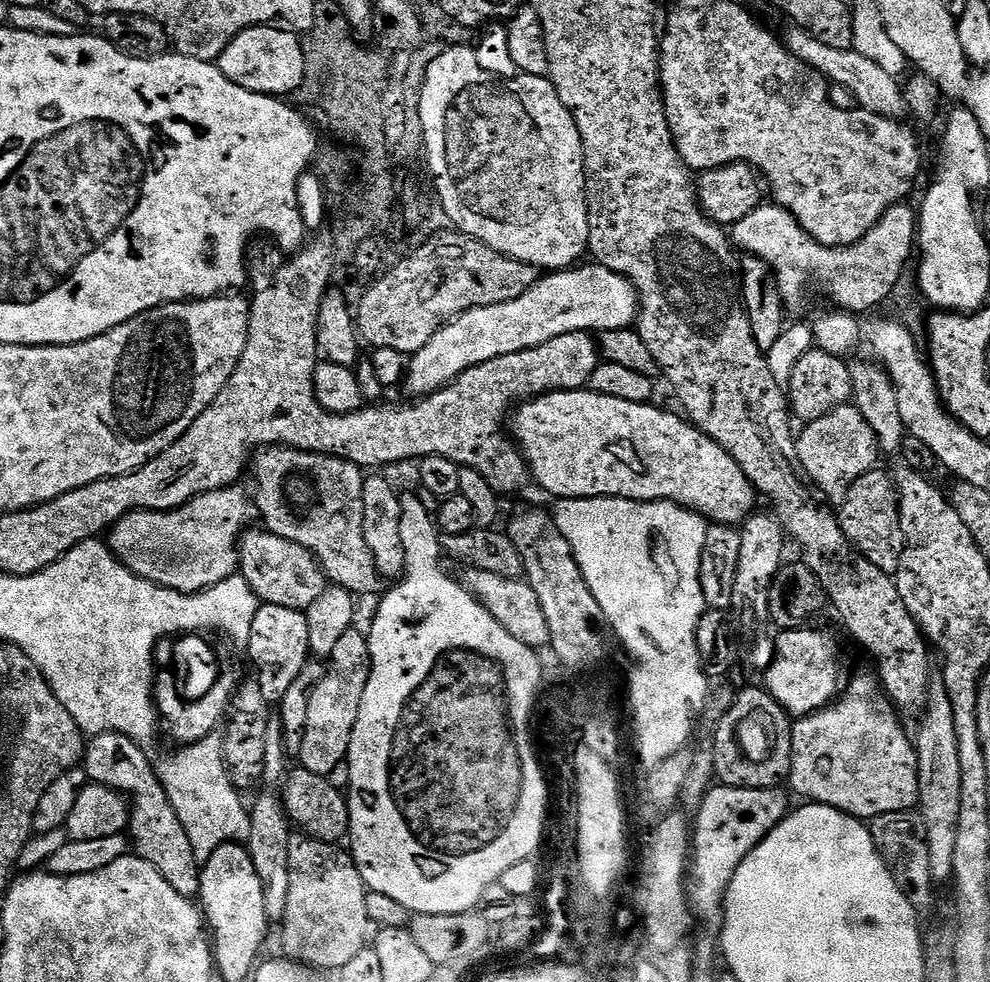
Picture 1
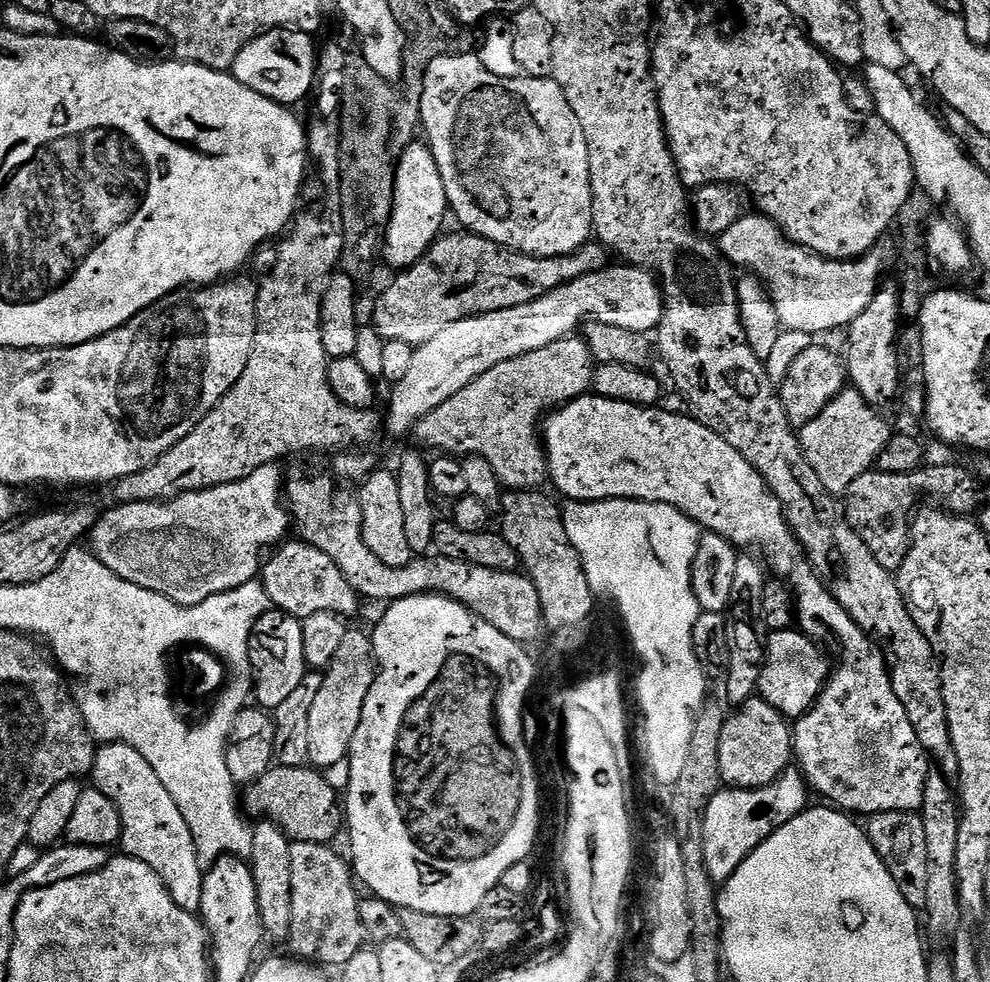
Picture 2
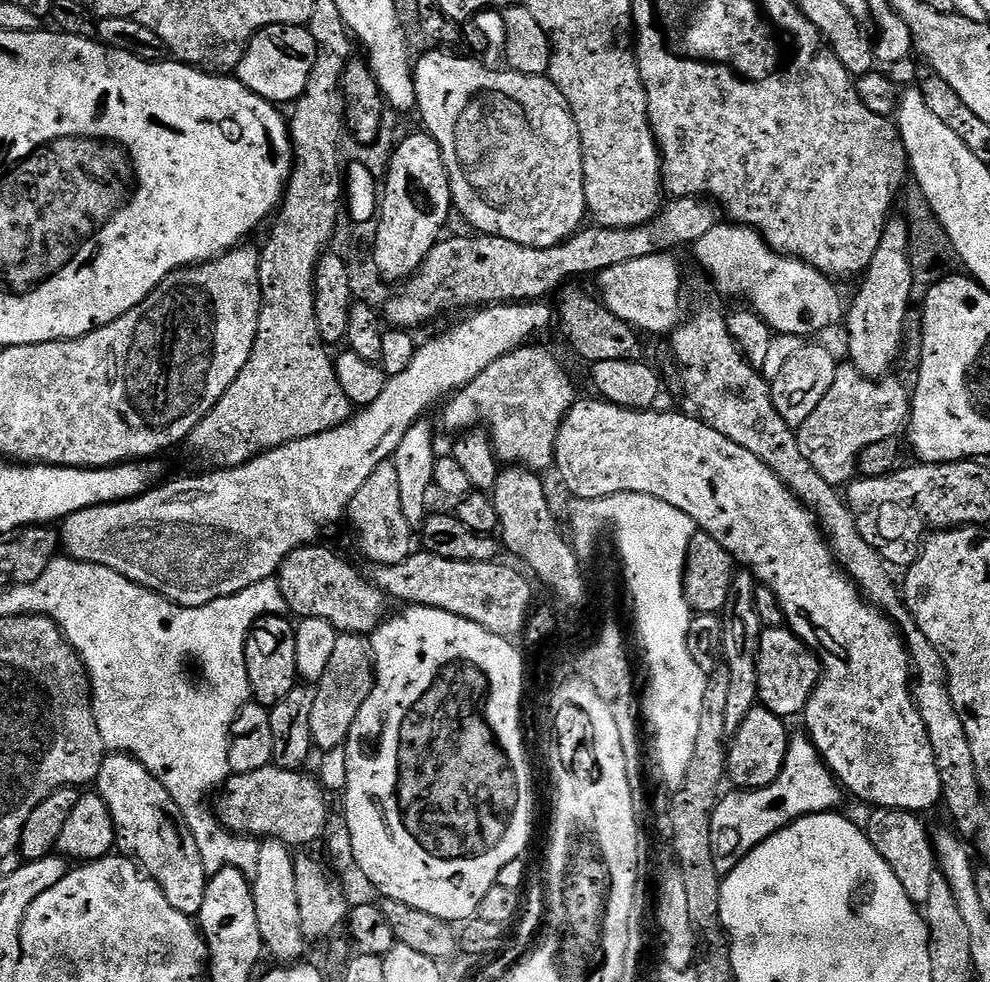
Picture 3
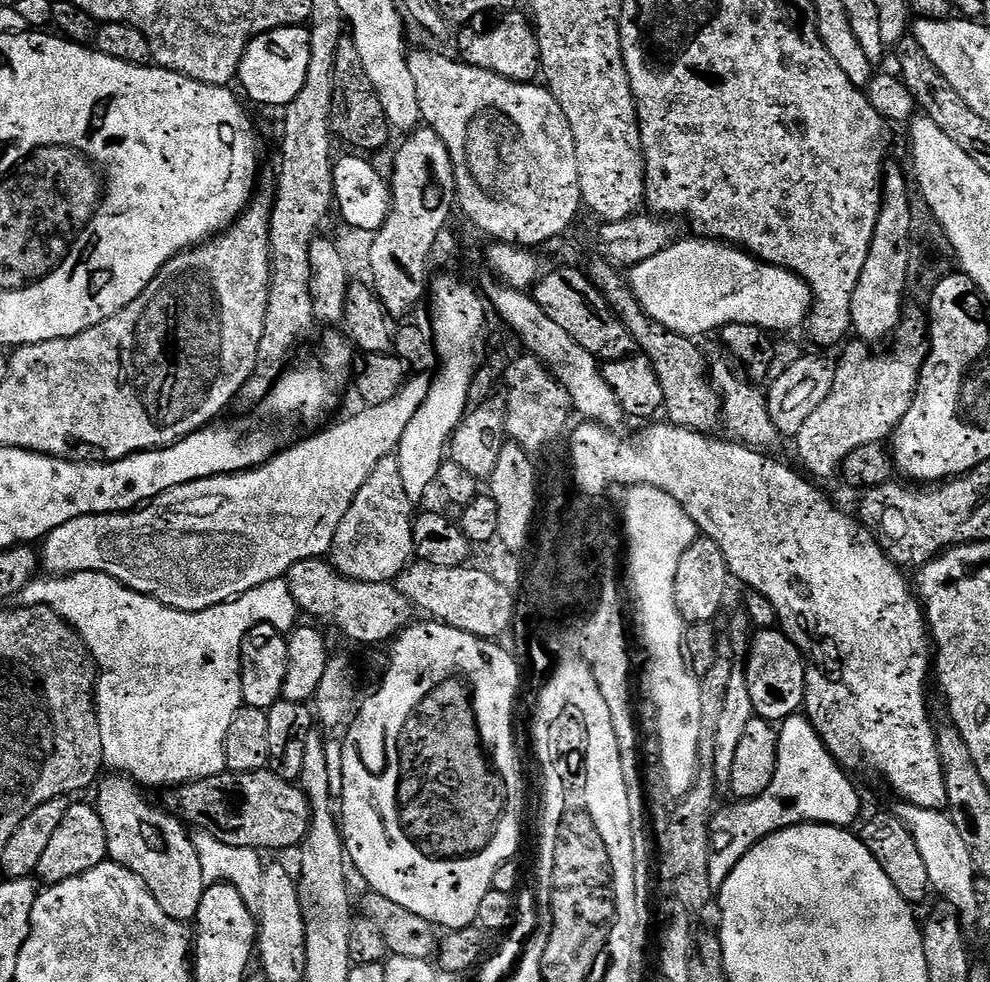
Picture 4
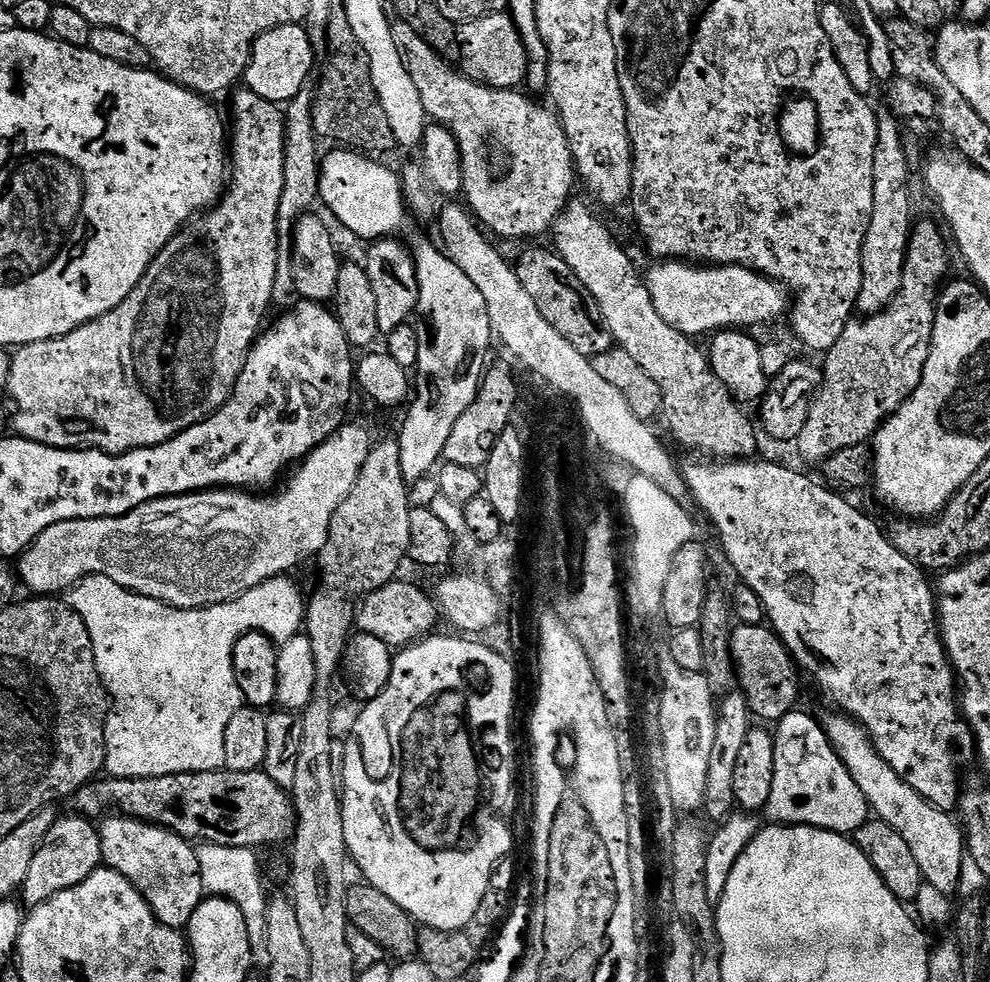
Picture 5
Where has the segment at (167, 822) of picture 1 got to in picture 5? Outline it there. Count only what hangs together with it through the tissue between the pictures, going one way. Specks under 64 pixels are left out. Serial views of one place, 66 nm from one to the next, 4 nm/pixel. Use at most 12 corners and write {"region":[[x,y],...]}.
{"region":[[109,815],[103,867],[166,926],[187,929],[206,893],[195,847]]}

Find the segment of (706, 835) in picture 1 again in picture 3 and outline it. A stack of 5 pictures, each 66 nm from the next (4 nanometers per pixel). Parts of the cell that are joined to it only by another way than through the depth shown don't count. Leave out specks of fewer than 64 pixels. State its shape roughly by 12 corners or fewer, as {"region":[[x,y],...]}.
{"region":[[807,735],[770,786],[721,795],[710,822],[718,872],[842,789]]}

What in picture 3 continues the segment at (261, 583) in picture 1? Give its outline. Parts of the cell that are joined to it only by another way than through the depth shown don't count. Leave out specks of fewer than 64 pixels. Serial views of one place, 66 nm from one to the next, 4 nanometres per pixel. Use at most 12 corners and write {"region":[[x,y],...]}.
{"region":[[294,550],[278,583],[288,612],[367,637],[386,597],[336,552]]}

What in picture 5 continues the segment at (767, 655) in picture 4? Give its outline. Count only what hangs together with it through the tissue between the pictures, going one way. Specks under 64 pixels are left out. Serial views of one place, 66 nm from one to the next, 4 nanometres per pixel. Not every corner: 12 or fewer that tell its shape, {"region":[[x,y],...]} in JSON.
{"region":[[771,627],[731,633],[739,687],[757,721],[797,707],[801,673]]}

